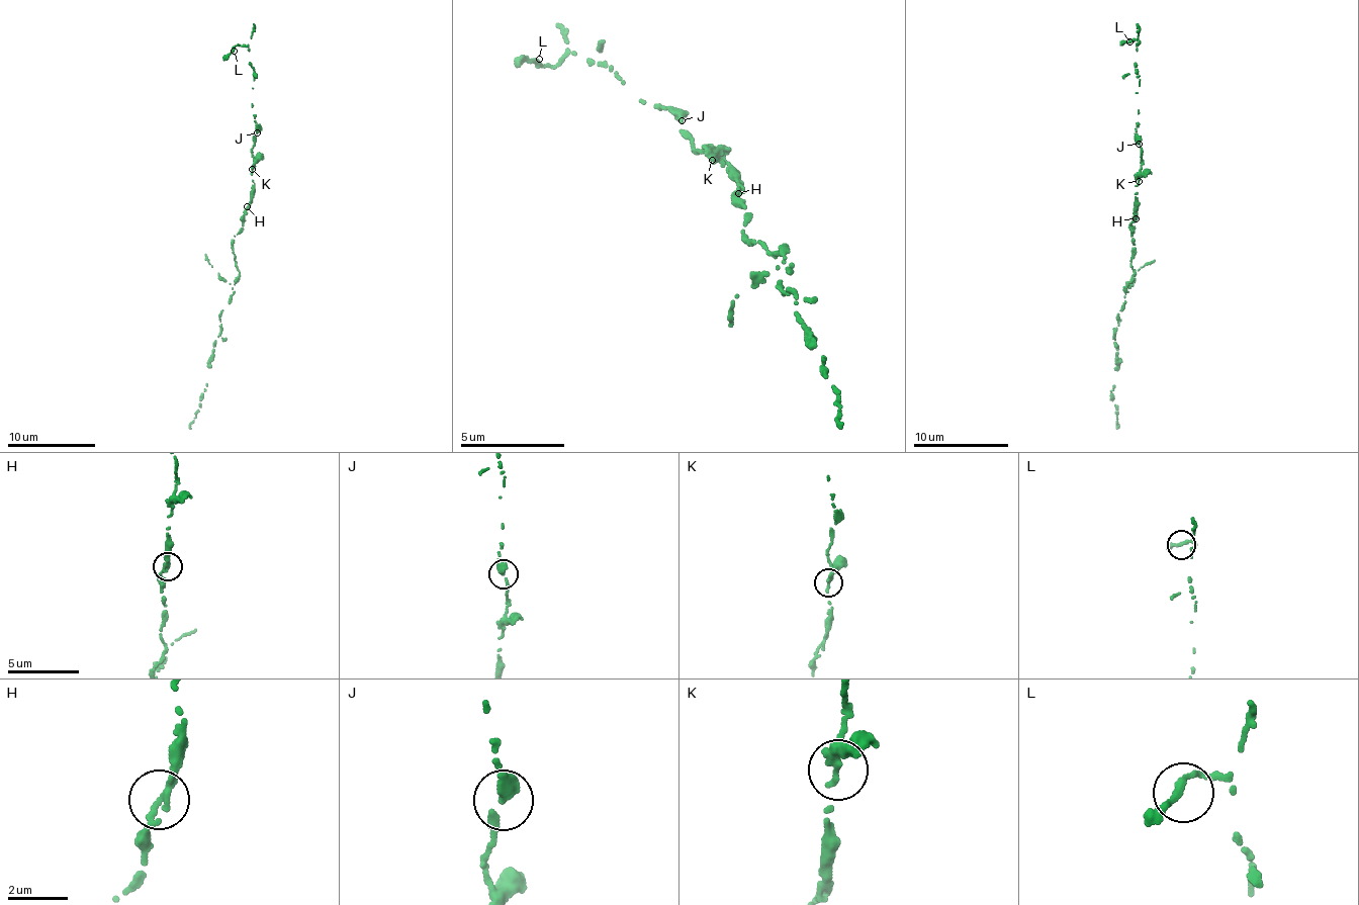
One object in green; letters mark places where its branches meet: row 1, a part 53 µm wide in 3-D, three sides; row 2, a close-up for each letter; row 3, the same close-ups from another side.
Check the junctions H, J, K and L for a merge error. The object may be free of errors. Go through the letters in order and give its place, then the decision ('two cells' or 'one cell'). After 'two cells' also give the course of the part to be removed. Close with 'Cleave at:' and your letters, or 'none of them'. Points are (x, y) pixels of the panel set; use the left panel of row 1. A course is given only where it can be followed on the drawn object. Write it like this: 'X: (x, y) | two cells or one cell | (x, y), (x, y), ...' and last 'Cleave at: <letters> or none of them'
H: (247, 206) | two cells
J: (257, 132) | one cell
K: (252, 169) | one cell
L: (234, 51) | one cell
Cleave at: H

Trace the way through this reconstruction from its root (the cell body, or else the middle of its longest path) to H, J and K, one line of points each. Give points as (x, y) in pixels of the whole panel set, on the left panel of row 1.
H: (240, 230), (246, 206)
J: (240, 230), (254, 186), (251, 148), (257, 132)
K: (240, 230), (254, 186), (252, 169)

